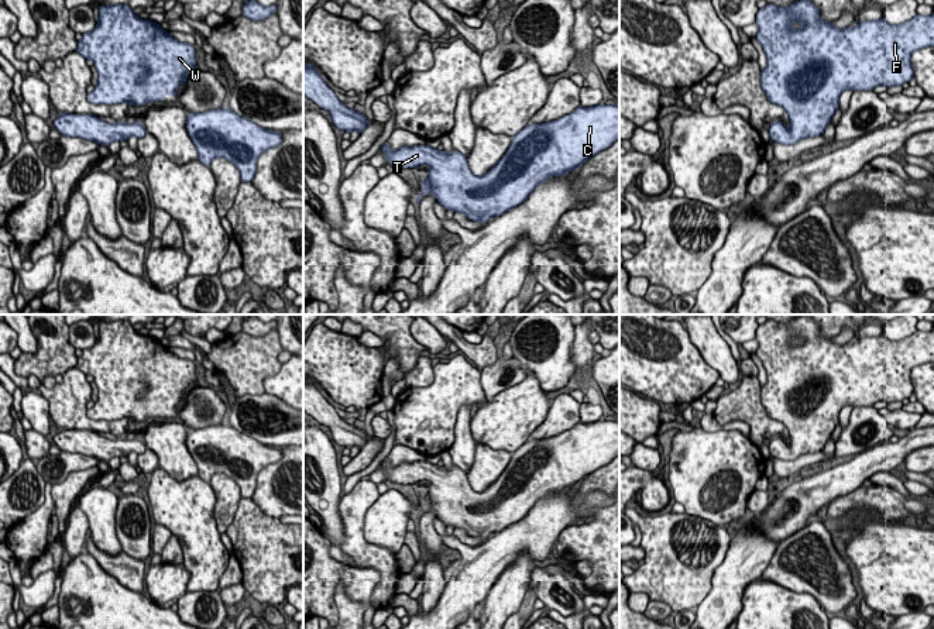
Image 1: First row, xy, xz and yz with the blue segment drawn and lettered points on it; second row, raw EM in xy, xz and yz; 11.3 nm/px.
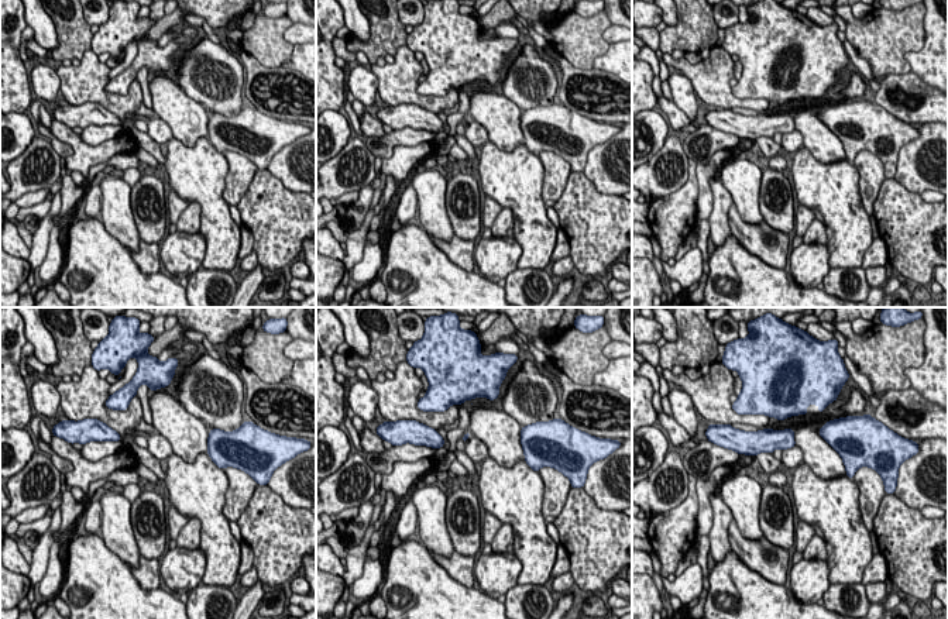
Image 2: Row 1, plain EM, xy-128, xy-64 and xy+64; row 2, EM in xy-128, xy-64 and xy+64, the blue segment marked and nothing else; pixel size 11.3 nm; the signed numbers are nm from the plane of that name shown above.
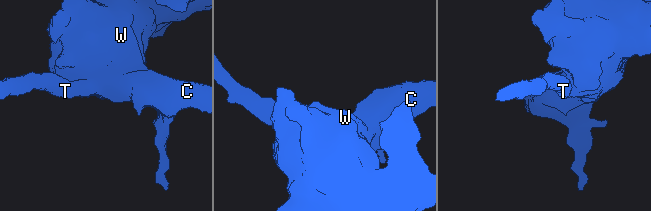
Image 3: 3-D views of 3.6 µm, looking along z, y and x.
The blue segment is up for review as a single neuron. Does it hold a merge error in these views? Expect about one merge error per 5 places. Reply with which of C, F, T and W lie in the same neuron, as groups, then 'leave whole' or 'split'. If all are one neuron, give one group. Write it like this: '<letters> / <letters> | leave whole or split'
C F T W | leave whole

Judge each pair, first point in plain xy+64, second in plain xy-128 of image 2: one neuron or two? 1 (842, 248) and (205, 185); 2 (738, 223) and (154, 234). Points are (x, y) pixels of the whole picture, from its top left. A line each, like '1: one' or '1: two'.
1: one
2: two

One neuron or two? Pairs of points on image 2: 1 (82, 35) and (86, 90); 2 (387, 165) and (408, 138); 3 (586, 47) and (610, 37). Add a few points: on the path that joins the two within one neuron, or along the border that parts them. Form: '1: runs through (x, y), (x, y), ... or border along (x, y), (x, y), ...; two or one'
1: border along (90, 48), (79, 59); two
2: border along (433, 141), (397, 145), (394, 152), (383, 160); two
3: border along (612, 24), (603, 34), (608, 44); two

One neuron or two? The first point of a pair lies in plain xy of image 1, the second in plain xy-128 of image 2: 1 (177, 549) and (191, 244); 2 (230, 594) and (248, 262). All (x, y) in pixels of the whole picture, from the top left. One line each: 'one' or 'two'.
1: two
2: one

